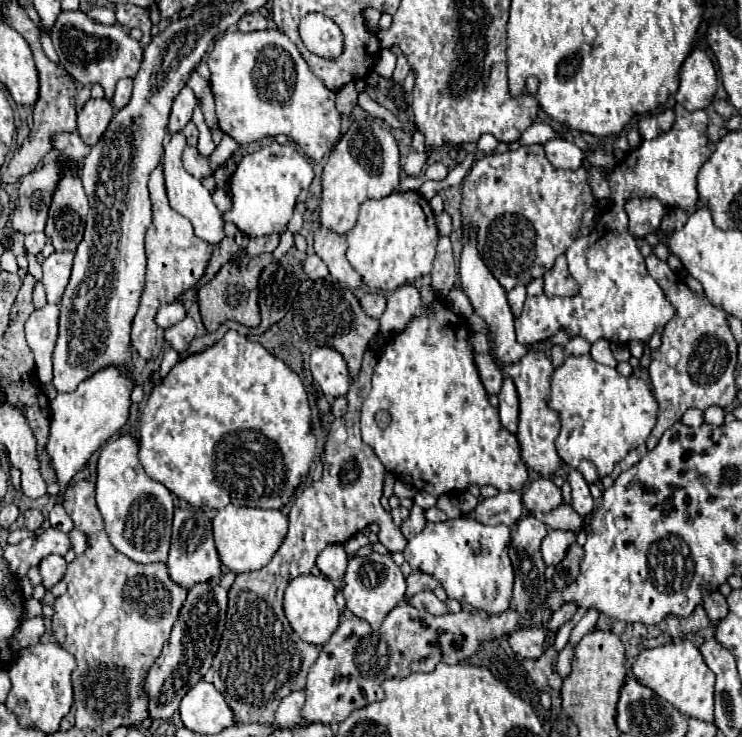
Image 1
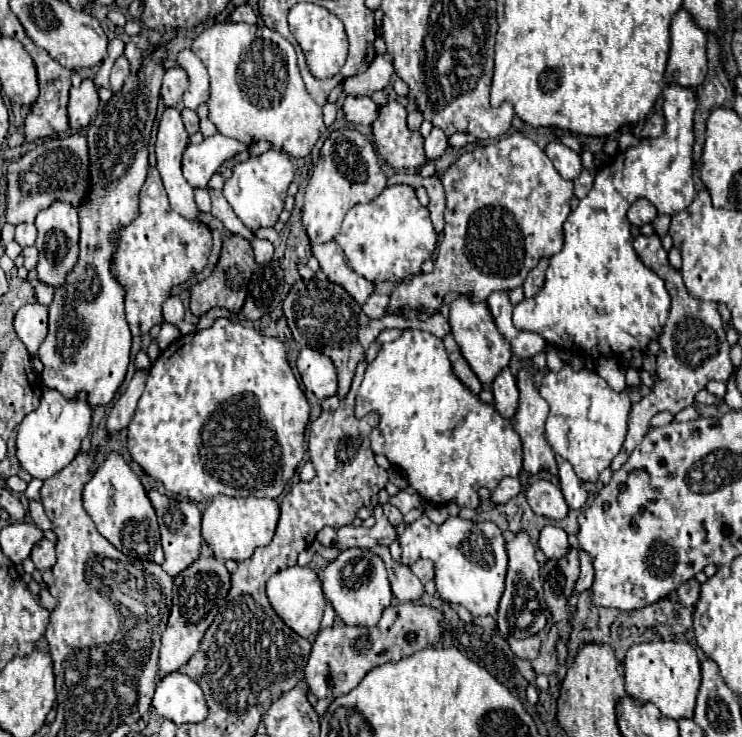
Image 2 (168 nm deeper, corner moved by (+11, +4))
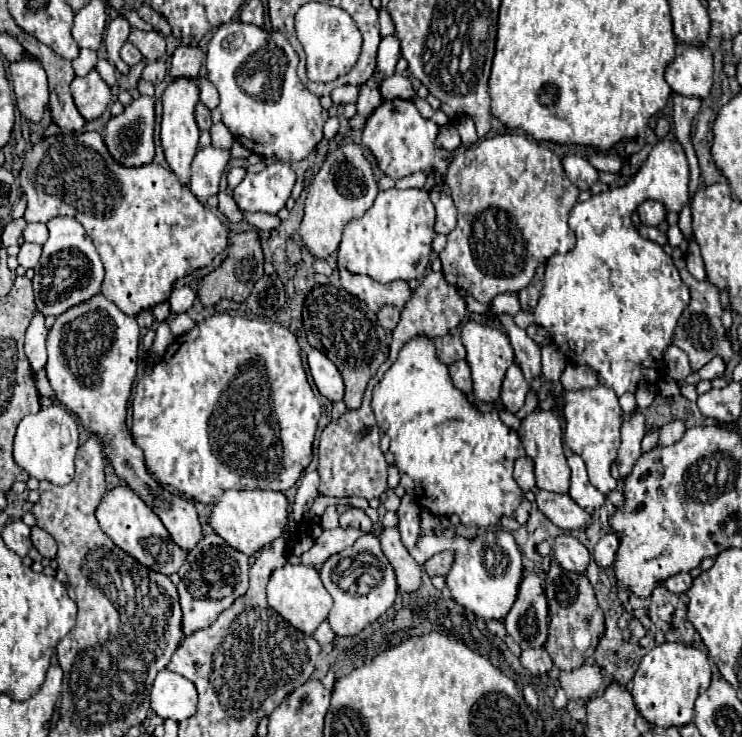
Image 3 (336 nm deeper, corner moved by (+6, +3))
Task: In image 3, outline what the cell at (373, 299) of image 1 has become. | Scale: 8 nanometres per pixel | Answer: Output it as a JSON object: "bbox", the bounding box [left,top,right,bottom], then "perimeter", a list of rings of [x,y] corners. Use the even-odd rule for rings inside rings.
{"bbox":[377,306,401,330],"perimeter":[[[383,306],[379,312],[377,312],[377,318],[379,318],[379,322],[381,322],[381,326],[383,328],[387,328],[387,330],[395,330],[395,326],[397,326],[397,322],[399,322],[399,316],[401,316],[401,310],[397,310],[395,306]]]}

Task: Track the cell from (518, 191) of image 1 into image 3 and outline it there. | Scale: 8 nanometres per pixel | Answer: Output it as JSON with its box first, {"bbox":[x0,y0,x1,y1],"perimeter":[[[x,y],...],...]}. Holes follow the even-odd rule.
{"bbox":[439,134,579,304],"perimeter":[[[497,134],[497,136],[489,136],[489,138],[483,138],[479,140],[477,144],[473,146],[467,146],[467,148],[459,148],[449,170],[447,170],[447,186],[451,188],[451,196],[453,196],[453,202],[457,206],[457,228],[447,236],[447,246],[445,250],[439,254],[441,262],[443,262],[443,274],[447,278],[447,282],[455,288],[461,288],[461,290],[467,290],[469,294],[473,294],[479,302],[483,304],[489,304],[497,294],[505,294],[505,292],[517,292],[517,290],[523,290],[533,274],[535,274],[535,268],[543,262],[547,262],[553,254],[567,254],[573,246],[575,246],[575,232],[567,226],[567,218],[569,218],[569,212],[571,208],[575,206],[577,202],[577,196],[579,196],[579,190],[577,186],[573,186],[561,166],[561,158],[557,154],[553,154],[551,150],[535,144],[533,140],[529,140],[527,136],[523,134]]]}

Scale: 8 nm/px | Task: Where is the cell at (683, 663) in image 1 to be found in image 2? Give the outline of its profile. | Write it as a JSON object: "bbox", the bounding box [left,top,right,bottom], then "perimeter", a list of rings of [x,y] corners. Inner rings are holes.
{"bbox":[624,641,700,717],"perimeter":[[[650,641],[632,645],[624,659],[626,693],[636,701],[652,701],[664,717],[694,717],[696,693],[700,687],[700,661],[686,641]]]}

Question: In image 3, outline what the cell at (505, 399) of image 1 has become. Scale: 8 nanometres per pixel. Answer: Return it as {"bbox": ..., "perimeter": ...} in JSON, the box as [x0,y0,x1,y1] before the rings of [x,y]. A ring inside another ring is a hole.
{"bbox":[501,364,529,412],"perimeter":[[[511,364],[503,382],[503,390],[501,390],[501,402],[509,412],[517,412],[523,404],[525,404],[525,396],[529,392],[529,386],[523,378],[523,372],[517,364]]]}

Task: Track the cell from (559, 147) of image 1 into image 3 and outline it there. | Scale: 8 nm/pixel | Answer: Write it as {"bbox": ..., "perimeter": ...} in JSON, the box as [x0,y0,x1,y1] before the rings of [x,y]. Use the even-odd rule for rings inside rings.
{"bbox":[563,156,599,190],"perimeter":[[[565,156],[563,168],[565,168],[569,180],[579,190],[589,190],[597,182],[597,176],[599,176],[599,172],[589,164],[589,160],[581,158],[581,156]]]}

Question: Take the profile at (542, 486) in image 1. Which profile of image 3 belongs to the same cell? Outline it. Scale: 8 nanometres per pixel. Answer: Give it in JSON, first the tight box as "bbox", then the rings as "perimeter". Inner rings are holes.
{"bbox":[537,490,591,530],"perimeter":[[[547,490],[537,492],[539,510],[561,530],[585,530],[591,526],[591,514],[585,512],[569,494],[553,494]]]}

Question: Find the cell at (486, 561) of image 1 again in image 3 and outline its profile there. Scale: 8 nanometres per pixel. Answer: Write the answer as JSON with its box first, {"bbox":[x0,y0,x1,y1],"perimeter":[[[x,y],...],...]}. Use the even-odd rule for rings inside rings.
{"bbox":[409,528,523,620],"perimeter":[[[491,528],[473,540],[465,540],[461,536],[443,538],[425,534],[417,540],[415,548],[409,554],[413,554],[417,564],[425,564],[433,554],[443,550],[455,552],[455,562],[447,574],[447,586],[453,600],[485,620],[503,620],[505,614],[511,610],[517,598],[519,584],[523,580],[523,556],[511,532]]]}

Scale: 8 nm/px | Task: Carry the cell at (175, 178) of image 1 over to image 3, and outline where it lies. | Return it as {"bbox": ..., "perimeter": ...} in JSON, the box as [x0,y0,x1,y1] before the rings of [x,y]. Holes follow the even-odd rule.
{"bbox":[161,78,199,184],"perimeter":[[[175,78],[167,84],[163,92],[163,120],[161,120],[161,142],[165,150],[167,164],[177,174],[183,184],[189,184],[191,160],[197,154],[199,144],[199,128],[195,124],[195,104],[199,102],[199,86],[193,78]]]}

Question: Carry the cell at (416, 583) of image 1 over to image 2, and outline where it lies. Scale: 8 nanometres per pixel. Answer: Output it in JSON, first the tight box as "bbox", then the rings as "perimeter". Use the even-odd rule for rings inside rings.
{"bbox":[410,559,434,583],"perimeter":[[[428,559],[416,561],[410,569],[412,569],[412,573],[414,573],[422,583],[428,583],[430,579],[434,579],[434,565],[432,565],[432,561],[428,561]]]}

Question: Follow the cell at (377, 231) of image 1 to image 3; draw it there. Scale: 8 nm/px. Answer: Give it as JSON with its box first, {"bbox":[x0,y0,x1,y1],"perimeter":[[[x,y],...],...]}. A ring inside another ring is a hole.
{"bbox":[337,188,435,284],"perimeter":[[[391,188],[379,192],[365,216],[353,220],[345,228],[343,240],[337,250],[337,262],[349,272],[371,276],[381,284],[389,284],[395,280],[415,280],[425,272],[429,264],[431,242],[435,238],[433,224],[435,208],[423,188]]]}

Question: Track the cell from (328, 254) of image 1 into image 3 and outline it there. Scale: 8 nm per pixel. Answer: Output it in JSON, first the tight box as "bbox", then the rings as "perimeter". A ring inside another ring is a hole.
{"bbox":[339,268,411,312],"perimeter":[[[339,268],[341,284],[349,294],[359,296],[373,312],[377,312],[381,306],[397,306],[403,308],[407,300],[411,298],[411,286],[405,280],[397,280],[391,284],[379,284],[377,280],[369,276],[359,276],[359,274],[349,274],[345,268]]]}

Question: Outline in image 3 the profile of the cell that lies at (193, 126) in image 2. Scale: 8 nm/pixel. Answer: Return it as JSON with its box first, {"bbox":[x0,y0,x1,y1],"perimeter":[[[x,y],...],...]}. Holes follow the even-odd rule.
{"bbox":[195,104,211,130],"perimeter":[[[197,104],[197,108],[195,108],[195,118],[197,118],[197,126],[199,126],[199,130],[209,130],[211,128],[211,112],[209,112],[209,108],[205,106],[205,104]]]}

